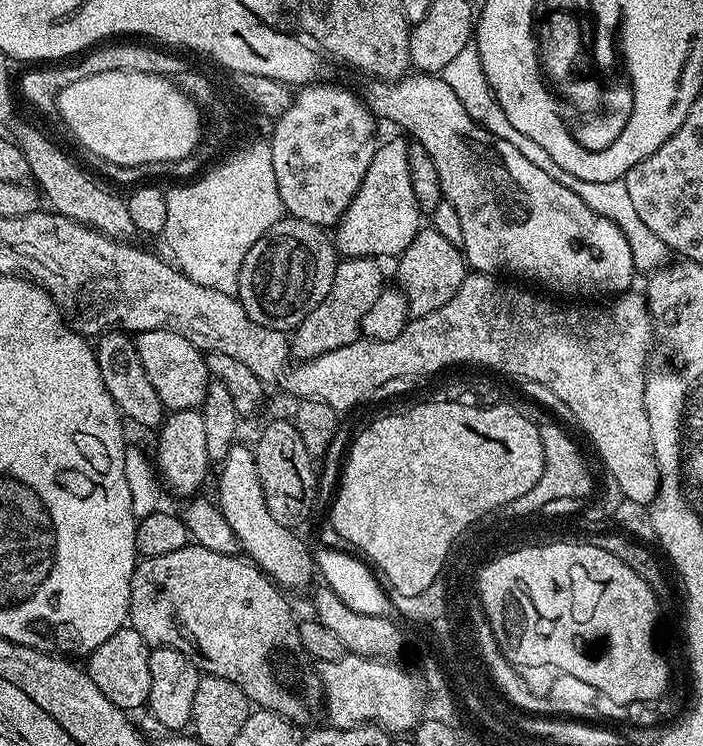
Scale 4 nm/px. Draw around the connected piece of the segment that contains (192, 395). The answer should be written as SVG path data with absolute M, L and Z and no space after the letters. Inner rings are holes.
M150 330L139 333L135 337L138 358L142 358L142 366L146 366L146 378L150 378L150 386L158 390L158 398L162 398L168 412L199 408L206 398L209 375L205 353L199 352L182 334L174 334L170 330Z

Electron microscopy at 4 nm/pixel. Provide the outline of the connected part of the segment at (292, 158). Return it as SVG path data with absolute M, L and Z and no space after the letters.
M324 83L301 87L293 95L292 105L275 121L270 143L285 213L319 226L335 226L370 170L378 143L378 120L357 93Z

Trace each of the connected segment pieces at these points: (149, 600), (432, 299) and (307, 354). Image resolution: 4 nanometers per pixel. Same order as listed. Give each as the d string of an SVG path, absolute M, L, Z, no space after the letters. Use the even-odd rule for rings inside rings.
M190 542L182 550L174 550L174 554L146 556L137 563L130 582L128 618L130 626L134 630L138 630L138 634L142 634L142 638L152 648L173 648L182 654L191 656L201 673L217 676L218 678L226 678L230 682L234 682L234 686L238 686L238 690L242 690L242 694L246 694L248 701L255 705L257 709L278 714L297 726L303 726L303 724L312 726L319 721L316 720L319 716L321 719L322 709L325 707L324 688L320 684L320 674L317 665L302 646L298 616L292 613L292 608L288 605L288 600L283 595L287 596L255 564L247 559L241 558L239 555L227 556L226 554L218 554L214 550L206 550L198 543Z
M431 226L421 227L414 242L406 246L395 264L395 283L408 300L408 311L413 317L442 310L442 306L446 306L446 302L458 294L458 286L462 286L466 275L466 261L461 245L442 238L442 234L438 234L438 230Z
M354 256L344 258L337 263L334 270L333 282L330 285L330 292L326 298L318 303L318 306L306 314L305 320L297 325L290 336L290 352L297 361L303 362L313 360L322 354L330 354L330 350L338 350L338 346L350 346L350 342L361 339L362 318L366 318L370 305L378 299L378 294L386 287L384 272L380 269L381 261L371 256Z

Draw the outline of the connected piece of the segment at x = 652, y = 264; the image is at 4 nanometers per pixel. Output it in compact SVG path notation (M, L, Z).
M452 78L448 80L448 85L461 99L462 106L466 107L466 112L479 125L496 137L505 138L512 146L517 146L524 157L530 158L530 162L534 162L534 166L546 170L546 174L550 174L550 178L554 178L554 182L562 182L562 186L566 186L566 190L574 190L574 194L578 194L578 198L582 198L582 202L586 202L586 206L590 206L590 210L594 210L602 218L608 218L626 236L637 273L651 274L657 268L663 268L669 263L670 253L666 242L662 242L662 238L658 238L658 234L654 234L654 230L650 230L650 226L646 226L646 222L642 222L642 217L636 213L635 207L632 205L630 193L626 191L624 179L614 182L585 182L582 178L574 178L574 174L562 170L562 166L558 166L558 162L554 162L554 158L550 158L550 154L546 154L546 150L542 150L542 146L531 141L526 134L519 133L511 125L498 104L496 96L493 95L492 88L483 78L476 78L476 80L455 80Z

